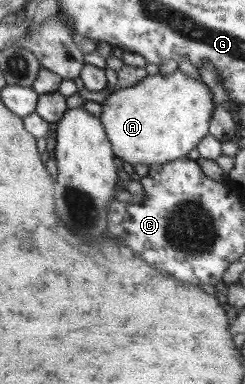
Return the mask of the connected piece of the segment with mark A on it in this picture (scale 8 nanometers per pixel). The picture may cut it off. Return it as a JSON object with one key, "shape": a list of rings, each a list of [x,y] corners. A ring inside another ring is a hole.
{"shape":[[[179,69],[170,75],[158,73],[148,75],[136,85],[116,88],[102,103],[100,120],[105,125],[109,142],[113,143],[114,155],[130,165],[165,164],[175,159],[184,158],[196,149],[202,138],[209,134],[214,111],[214,99],[208,84],[189,78]]]}

